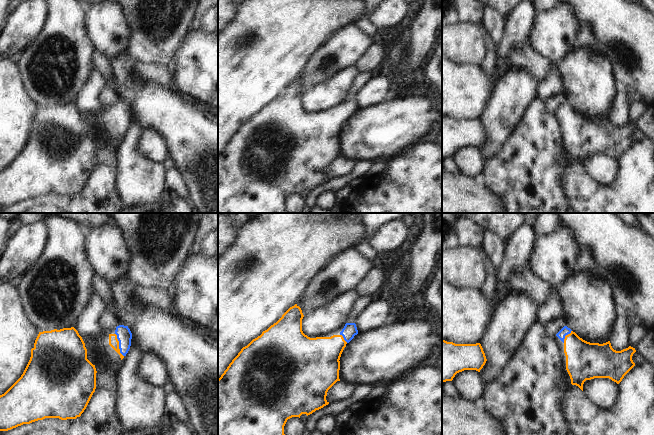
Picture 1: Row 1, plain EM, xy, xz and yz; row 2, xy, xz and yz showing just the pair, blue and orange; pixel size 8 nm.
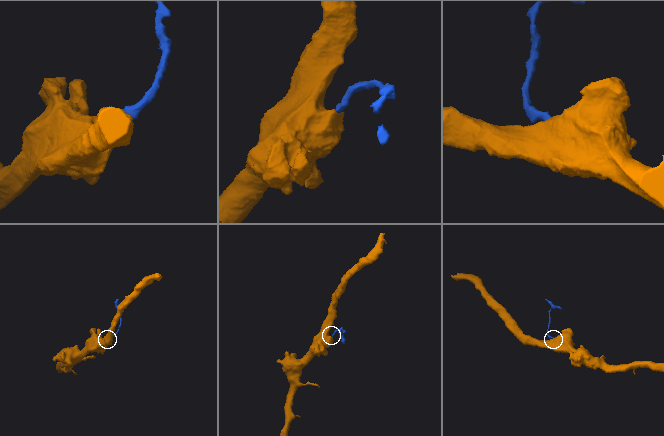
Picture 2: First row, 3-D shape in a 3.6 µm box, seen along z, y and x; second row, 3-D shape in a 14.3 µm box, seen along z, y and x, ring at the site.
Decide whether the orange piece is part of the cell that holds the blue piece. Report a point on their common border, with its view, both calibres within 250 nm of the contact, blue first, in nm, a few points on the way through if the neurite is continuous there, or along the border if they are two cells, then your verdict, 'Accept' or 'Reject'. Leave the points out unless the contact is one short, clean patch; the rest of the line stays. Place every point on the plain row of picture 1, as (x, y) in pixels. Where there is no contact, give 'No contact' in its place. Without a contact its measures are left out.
Touches blue at xy (119, 121). Thickness 120 nm (blue) against 80 nm. Path across: xy (124, 111), (119, 121), (113, 117). Accept.

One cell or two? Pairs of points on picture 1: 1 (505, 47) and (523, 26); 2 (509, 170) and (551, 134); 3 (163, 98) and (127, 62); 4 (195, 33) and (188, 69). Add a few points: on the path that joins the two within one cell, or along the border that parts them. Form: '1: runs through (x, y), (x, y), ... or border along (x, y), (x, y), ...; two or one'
1: runs through (508, 42), (518, 31); one
2: runs through (519, 166), (541, 144); one
3: runs through (150, 98), (146, 98), (127, 79), (127, 75); one
4: runs through (195, 42), (195, 60); one

